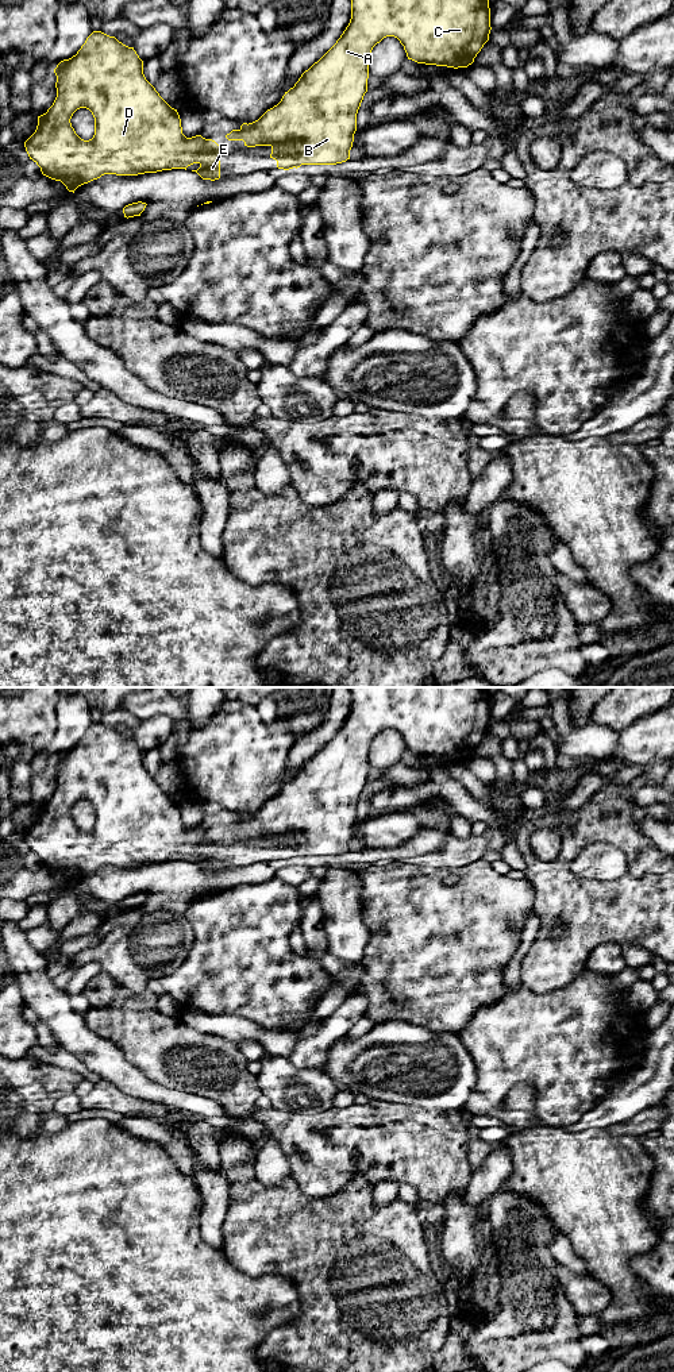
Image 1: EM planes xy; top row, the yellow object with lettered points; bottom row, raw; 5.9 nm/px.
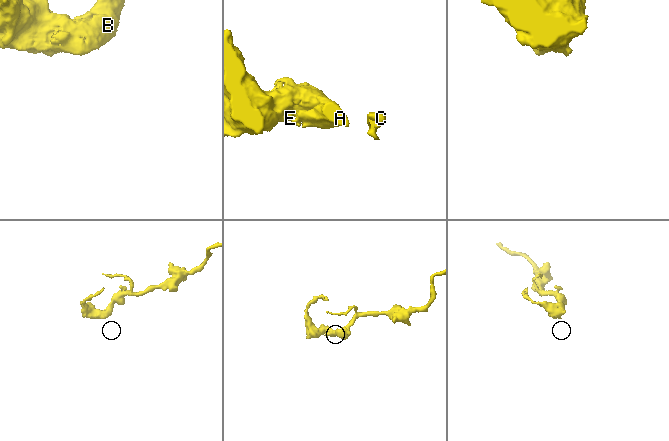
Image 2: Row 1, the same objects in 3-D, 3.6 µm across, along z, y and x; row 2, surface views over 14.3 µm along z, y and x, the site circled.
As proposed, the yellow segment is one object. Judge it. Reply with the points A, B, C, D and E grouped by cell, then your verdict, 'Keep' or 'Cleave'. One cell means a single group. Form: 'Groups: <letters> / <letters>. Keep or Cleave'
Groups: A B C D E. Keep

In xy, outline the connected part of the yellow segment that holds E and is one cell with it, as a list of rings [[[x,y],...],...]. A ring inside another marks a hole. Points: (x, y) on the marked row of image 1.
[[[93,31],[69,59],[61,61],[54,69],[57,76],[57,97],[46,113],[38,116],[35,132],[24,142],[26,151],[39,167],[43,176],[61,181],[69,192],[73,192],[104,174],[138,176],[172,169],[185,169],[193,163],[200,167],[196,172],[203,180],[220,178],[222,147],[212,139],[201,135],[186,138],[182,134],[181,119],[177,109],[172,108],[146,80],[143,61],[134,47],[119,42],[101,31]],[[86,108],[95,117],[95,135],[89,140],[81,139],[72,127],[73,113]]]

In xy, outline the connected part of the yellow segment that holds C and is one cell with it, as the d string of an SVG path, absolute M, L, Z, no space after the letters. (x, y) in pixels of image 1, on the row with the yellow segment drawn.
M351 0L351 19L340 38L336 43L308 70L305 70L299 81L282 96L281 101L273 108L267 109L258 120L253 123L243 123L239 130L232 130L226 135L228 140L243 140L244 146L270 146L270 158L277 161L277 167L289 170L293 167L300 167L301 165L336 165L350 159L350 150L354 142L354 134L357 131L357 113L367 92L367 78L369 78L369 59L373 47L380 43L386 36L394 36L404 46L408 59L417 63L447 66L447 68L467 68L474 62L474 58L481 51L484 45L489 41L490 34L490 8L489 0Z

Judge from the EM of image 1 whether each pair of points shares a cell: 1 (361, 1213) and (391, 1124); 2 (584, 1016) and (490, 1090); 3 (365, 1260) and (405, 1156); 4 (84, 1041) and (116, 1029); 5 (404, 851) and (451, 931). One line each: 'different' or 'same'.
1: different
2: same
3: different
4: different
5: different

